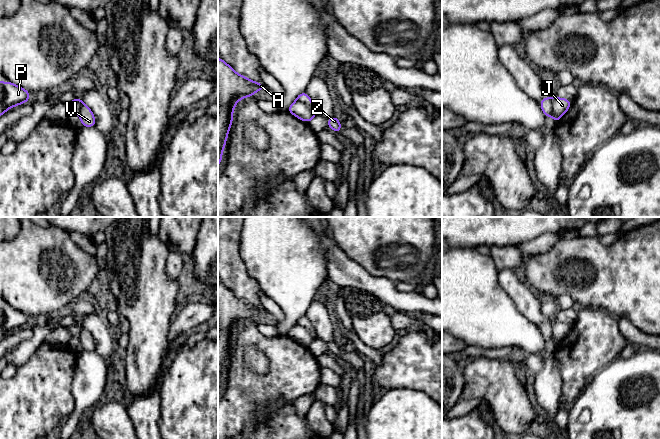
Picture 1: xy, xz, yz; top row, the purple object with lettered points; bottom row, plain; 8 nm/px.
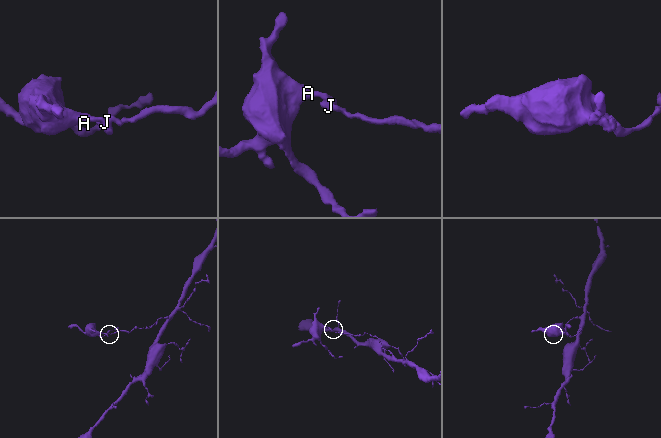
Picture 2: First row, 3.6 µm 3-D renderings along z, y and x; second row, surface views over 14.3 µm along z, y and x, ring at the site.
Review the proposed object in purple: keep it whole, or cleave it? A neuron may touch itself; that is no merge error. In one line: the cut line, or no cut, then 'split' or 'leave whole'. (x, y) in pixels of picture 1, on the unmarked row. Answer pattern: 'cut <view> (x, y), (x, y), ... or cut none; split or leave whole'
cut yz (552, 321), (552, 335), (560, 340); split

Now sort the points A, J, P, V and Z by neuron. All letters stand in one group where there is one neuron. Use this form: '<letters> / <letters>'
A P V / J Z

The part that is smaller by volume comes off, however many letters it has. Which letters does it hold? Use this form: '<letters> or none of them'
A, P, V

